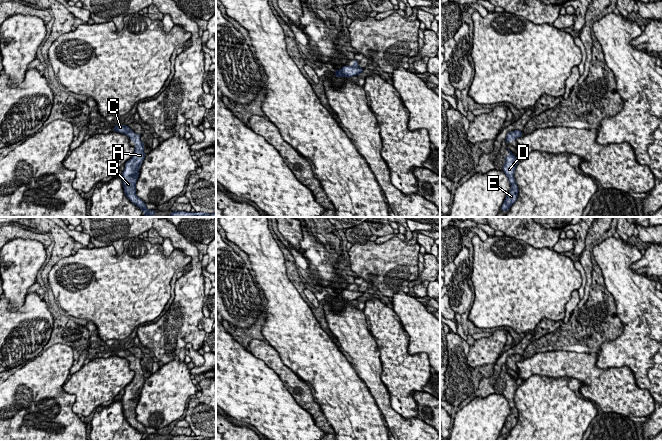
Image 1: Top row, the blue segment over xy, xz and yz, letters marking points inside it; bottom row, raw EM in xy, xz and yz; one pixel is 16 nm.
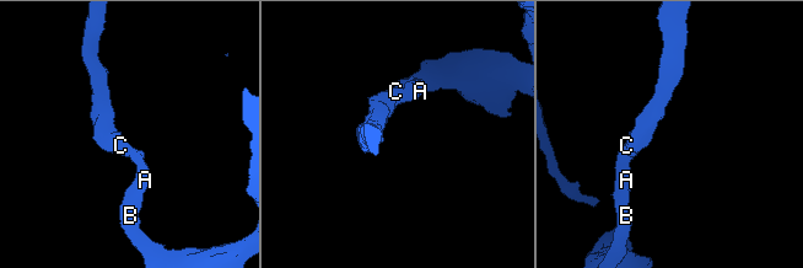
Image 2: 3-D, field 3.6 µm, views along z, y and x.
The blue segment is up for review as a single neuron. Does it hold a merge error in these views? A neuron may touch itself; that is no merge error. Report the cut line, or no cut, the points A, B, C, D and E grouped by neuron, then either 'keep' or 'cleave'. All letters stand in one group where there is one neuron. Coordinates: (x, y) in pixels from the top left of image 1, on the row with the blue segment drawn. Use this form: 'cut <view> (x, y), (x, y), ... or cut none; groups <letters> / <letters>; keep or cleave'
cut none; groups A B C D E; keep

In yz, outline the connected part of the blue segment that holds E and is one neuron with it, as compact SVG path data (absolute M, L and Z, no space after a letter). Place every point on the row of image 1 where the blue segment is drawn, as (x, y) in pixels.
M508 148L506 149L509 151L510 155L505 156L506 163L502 168L509 179L509 182L511 184L511 190L507 193L507 196L503 202L503 205L501 207L502 211L508 211L510 209L511 205L516 202L519 192L518 186L515 183L514 178L514 172L518 164L517 157Z

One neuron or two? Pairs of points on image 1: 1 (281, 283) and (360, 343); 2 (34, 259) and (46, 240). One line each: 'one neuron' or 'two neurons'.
1: two neurons
2: two neurons

